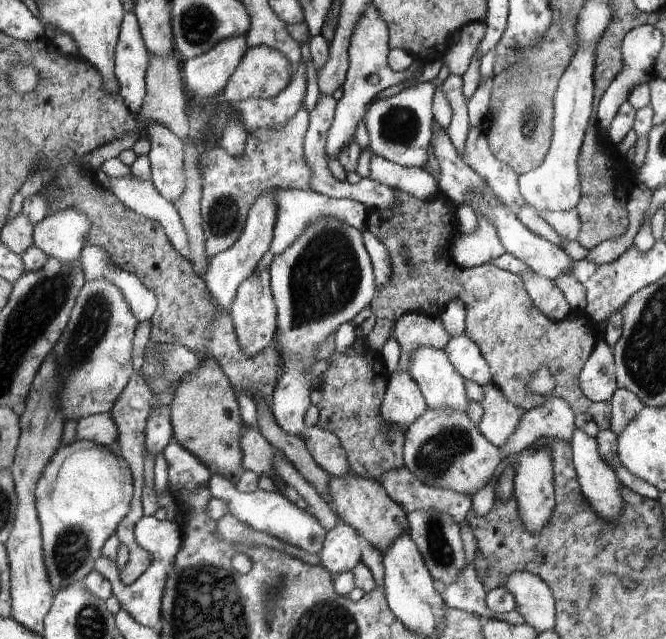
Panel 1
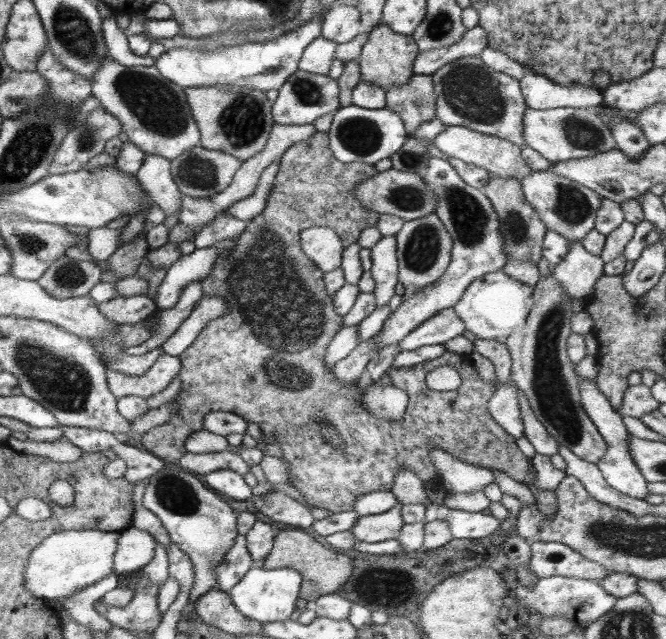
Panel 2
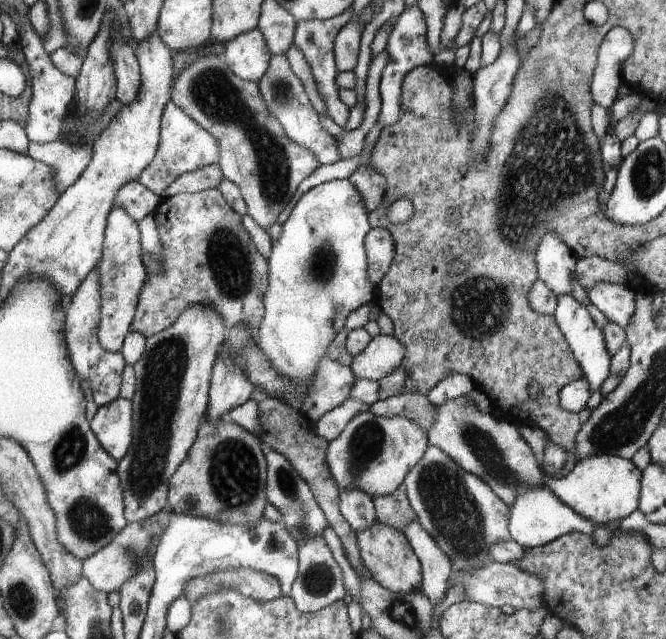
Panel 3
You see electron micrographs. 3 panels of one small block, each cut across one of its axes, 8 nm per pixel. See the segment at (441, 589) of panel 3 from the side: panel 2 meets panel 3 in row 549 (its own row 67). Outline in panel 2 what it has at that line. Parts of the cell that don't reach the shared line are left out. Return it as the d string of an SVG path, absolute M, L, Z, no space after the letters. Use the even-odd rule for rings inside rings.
M482 26L466 29L460 40L450 46L419 50L418 55L414 58L412 70L414 70L414 74L434 74L440 67L459 58L479 55L482 49L488 45L488 40L486 30Z

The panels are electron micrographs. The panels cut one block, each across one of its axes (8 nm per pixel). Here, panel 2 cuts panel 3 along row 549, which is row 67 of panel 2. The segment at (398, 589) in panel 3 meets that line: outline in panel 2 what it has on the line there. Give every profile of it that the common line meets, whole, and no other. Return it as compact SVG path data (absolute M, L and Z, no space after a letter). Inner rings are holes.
M380 22L368 33L368 40L362 45L362 51L357 60L361 78L384 90L394 85L404 85L414 73L412 65L414 65L414 58L418 55L418 51L418 45L411 36L395 33L390 26Z

